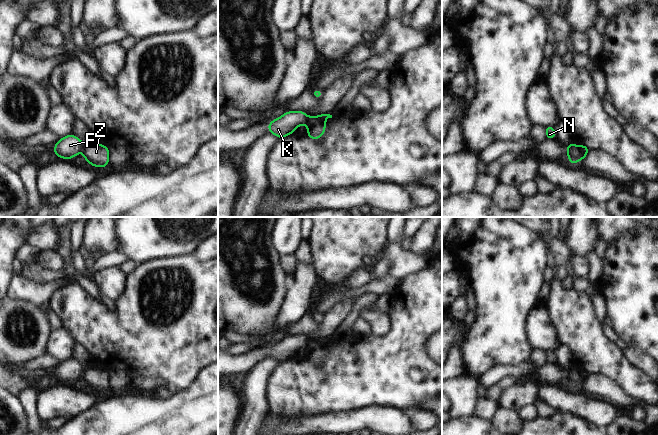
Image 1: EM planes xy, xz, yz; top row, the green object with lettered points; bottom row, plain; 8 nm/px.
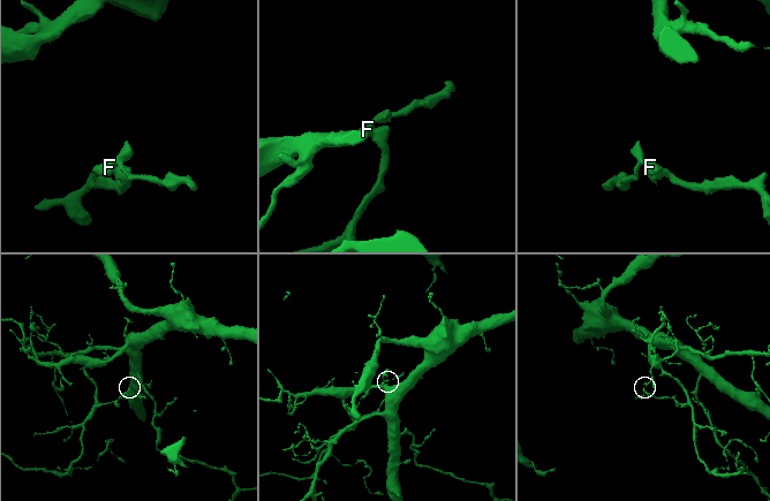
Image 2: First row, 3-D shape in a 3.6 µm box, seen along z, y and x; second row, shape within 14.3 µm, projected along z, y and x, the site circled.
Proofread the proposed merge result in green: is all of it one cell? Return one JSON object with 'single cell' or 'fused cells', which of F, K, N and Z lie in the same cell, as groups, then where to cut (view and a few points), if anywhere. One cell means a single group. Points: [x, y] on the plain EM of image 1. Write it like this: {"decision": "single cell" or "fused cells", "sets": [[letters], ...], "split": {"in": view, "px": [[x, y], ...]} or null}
{"decision": "fused cells", "sets": [["F", "K", "N"], ["Z"]], "split": {"in": "xz", "px": [[307, 341], [304, 346]]}}

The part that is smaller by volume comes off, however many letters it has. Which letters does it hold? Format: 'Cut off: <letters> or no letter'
Cut off: F, K, N.

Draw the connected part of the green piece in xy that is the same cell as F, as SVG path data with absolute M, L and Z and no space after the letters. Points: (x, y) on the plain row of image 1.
M68 358L54 368L55 381L73 383L83 371L83 366L75 359Z

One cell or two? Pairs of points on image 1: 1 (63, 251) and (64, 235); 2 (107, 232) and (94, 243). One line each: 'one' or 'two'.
1: one
2: one

